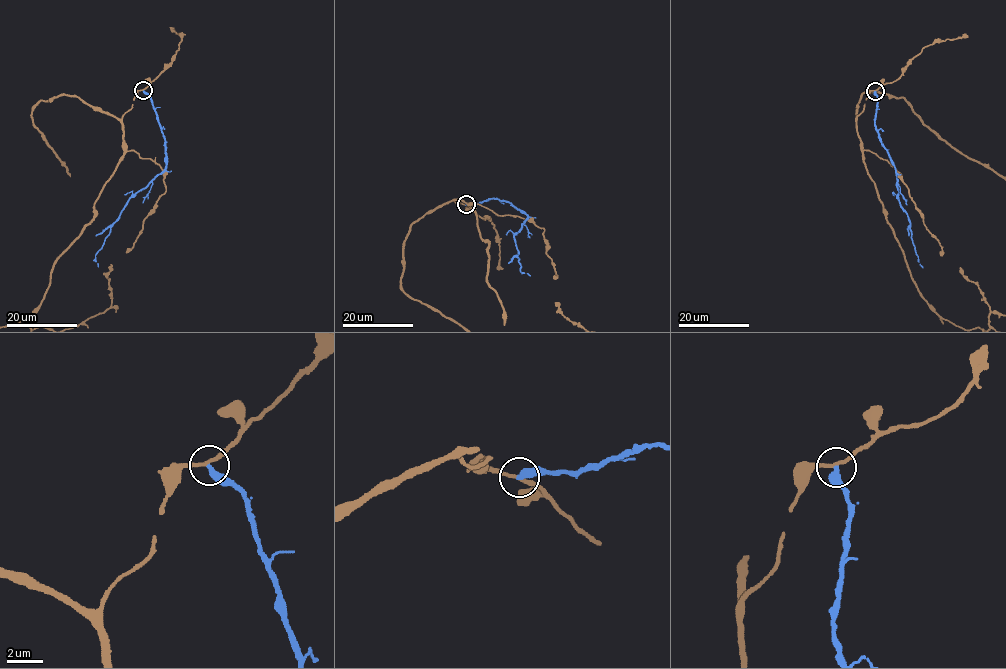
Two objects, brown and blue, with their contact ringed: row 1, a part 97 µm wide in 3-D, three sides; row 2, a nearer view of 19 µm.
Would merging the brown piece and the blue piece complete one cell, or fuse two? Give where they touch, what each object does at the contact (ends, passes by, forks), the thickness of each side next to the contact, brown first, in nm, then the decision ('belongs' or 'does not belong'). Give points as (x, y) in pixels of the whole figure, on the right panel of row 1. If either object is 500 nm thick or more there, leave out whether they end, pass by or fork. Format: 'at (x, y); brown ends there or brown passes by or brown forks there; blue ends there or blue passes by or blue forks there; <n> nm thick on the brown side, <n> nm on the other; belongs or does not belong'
at (875, 91); brown passes by; blue ends there; 170 nm thick on the brown side, 400 nm on the other; does not belong

